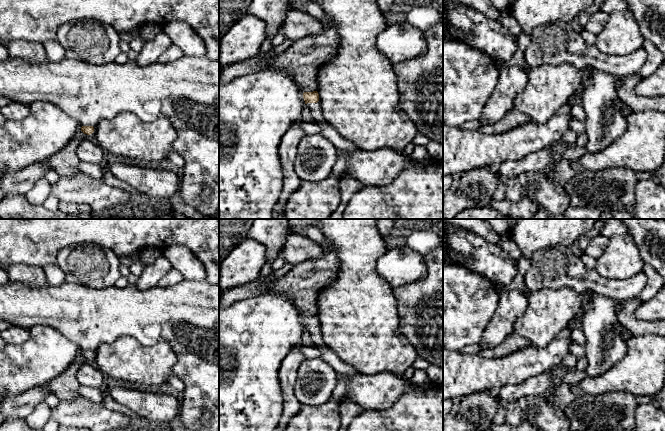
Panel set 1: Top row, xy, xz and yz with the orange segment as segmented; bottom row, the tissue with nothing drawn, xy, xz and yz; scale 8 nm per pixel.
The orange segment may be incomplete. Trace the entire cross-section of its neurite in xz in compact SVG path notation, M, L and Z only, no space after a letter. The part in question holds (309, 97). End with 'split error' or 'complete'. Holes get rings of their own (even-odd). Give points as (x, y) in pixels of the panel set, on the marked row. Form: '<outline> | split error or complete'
M304 92L303 98L305 101L307 113L309 113L311 117L317 122L328 124L322 113L322 107L319 101L318 92Z | split error

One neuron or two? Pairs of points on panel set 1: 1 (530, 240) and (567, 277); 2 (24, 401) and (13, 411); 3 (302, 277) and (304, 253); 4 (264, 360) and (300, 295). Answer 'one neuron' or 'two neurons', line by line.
1: two neurons
2: one neuron
3: two neurons
4: two neurons

